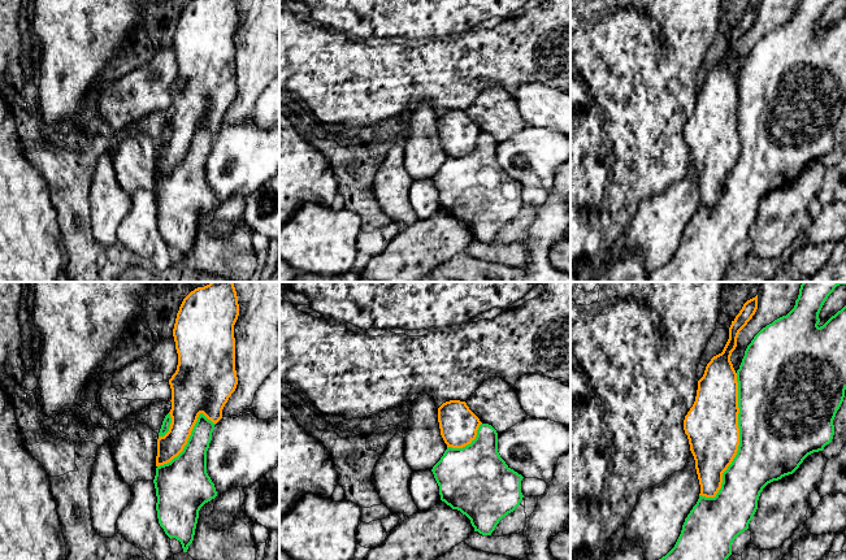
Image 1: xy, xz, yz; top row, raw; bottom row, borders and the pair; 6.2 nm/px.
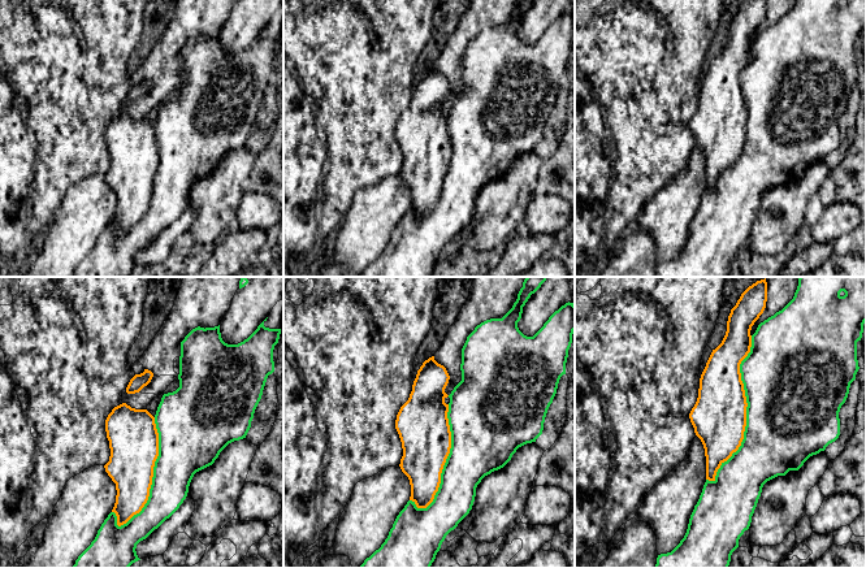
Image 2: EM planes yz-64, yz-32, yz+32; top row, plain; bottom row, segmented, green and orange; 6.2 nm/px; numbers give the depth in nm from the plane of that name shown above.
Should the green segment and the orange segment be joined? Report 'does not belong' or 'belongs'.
does not belong

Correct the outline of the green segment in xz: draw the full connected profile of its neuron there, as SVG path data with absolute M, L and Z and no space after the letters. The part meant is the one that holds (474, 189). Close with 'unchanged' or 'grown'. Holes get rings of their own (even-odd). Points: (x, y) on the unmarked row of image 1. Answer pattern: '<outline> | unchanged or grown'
M481 133L477 146L463 157L447 156L441 169L431 178L439 195L441 209L460 220L469 229L474 240L491 244L499 230L513 221L521 212L522 185L511 178L498 161L498 142L489 133Z | unchanged

